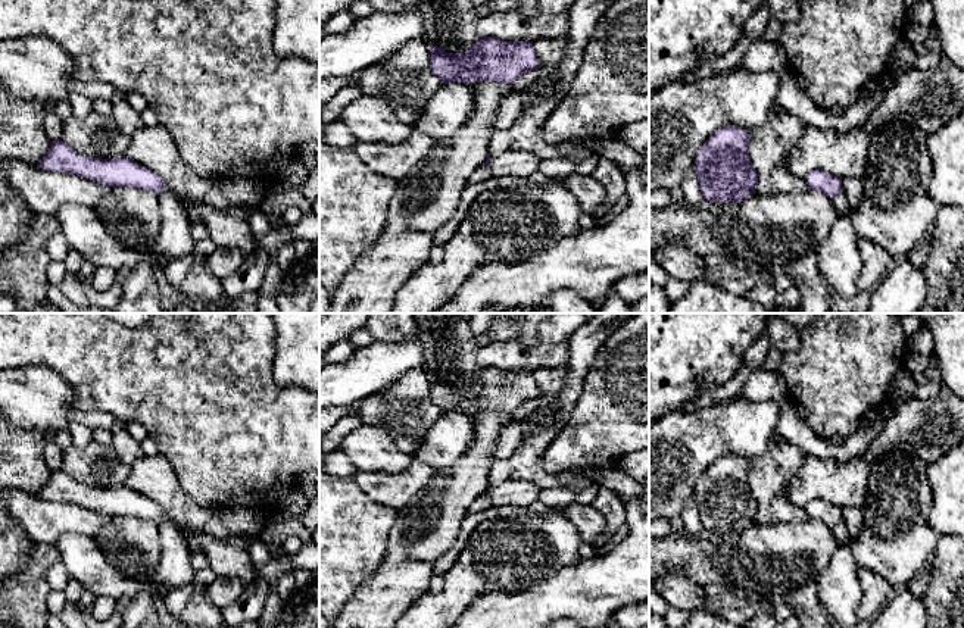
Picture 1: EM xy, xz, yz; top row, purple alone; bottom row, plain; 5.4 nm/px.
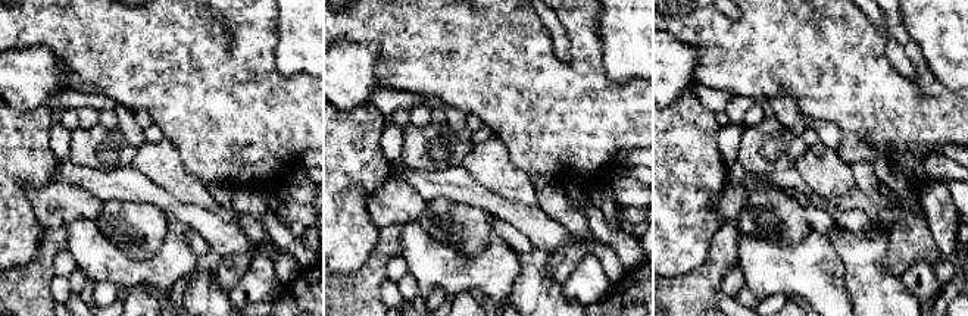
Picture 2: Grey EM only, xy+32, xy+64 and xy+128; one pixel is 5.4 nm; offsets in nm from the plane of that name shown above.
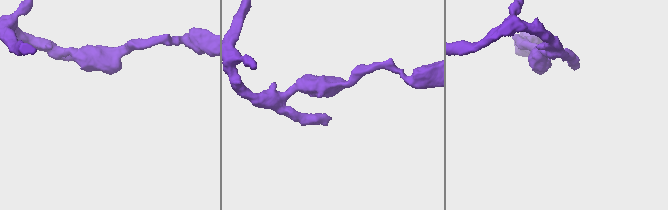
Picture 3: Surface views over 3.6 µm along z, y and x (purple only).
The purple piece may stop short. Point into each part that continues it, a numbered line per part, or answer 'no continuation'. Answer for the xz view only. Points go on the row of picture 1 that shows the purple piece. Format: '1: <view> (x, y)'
1: xz (512, 163)

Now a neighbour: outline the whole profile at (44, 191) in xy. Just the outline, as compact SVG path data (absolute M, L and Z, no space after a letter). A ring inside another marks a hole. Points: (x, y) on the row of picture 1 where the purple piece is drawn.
M15 160L1 162L0 172L38 213L53 215L68 203L94 207L110 188L75 174L43 171Z

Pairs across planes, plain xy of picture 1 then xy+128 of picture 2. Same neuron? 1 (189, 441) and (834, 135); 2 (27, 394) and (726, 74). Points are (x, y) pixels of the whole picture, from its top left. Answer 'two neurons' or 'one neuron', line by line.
1: two neurons
2: two neurons

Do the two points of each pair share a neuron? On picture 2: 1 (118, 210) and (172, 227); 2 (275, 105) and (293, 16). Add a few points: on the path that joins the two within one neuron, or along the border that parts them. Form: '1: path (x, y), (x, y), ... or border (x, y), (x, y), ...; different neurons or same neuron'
1: border (166, 215), (166, 234), (161, 247), (149, 256); different neurons
2: border (275, 40), (275, 68), (284, 75), (308, 75); different neurons

